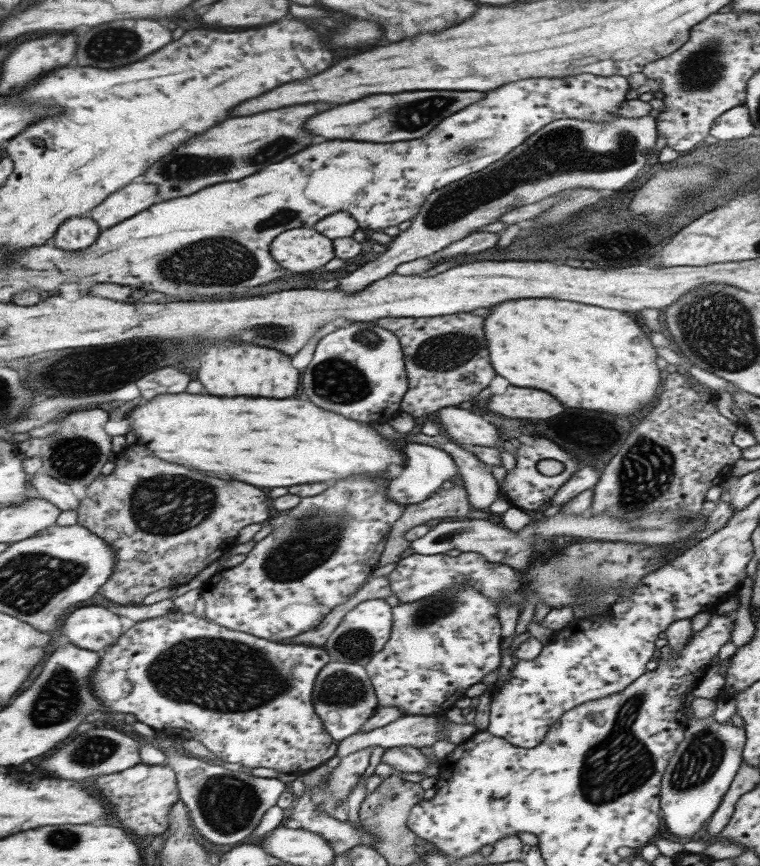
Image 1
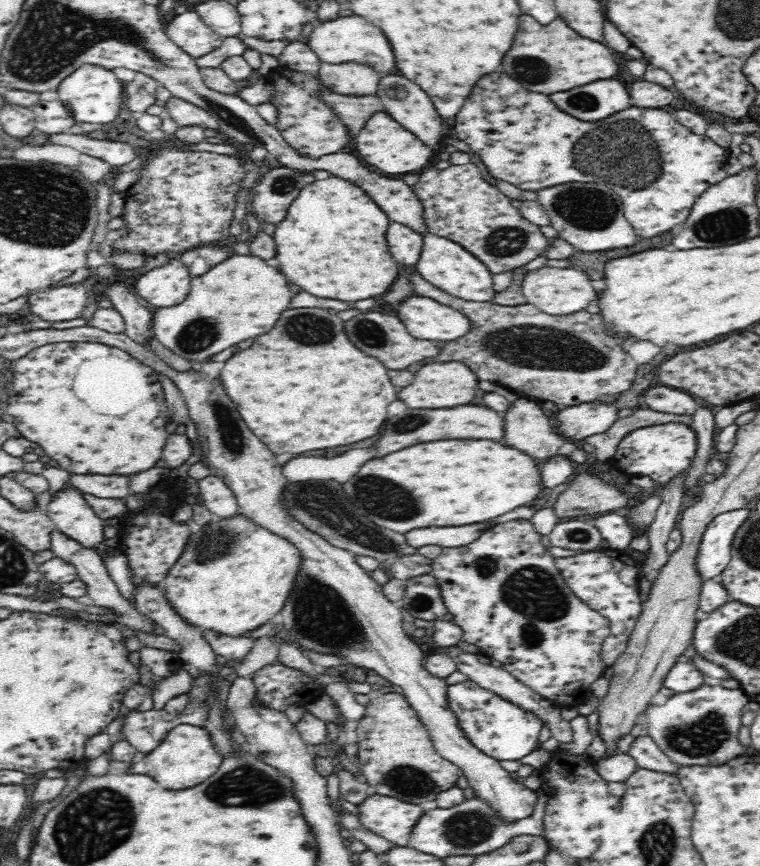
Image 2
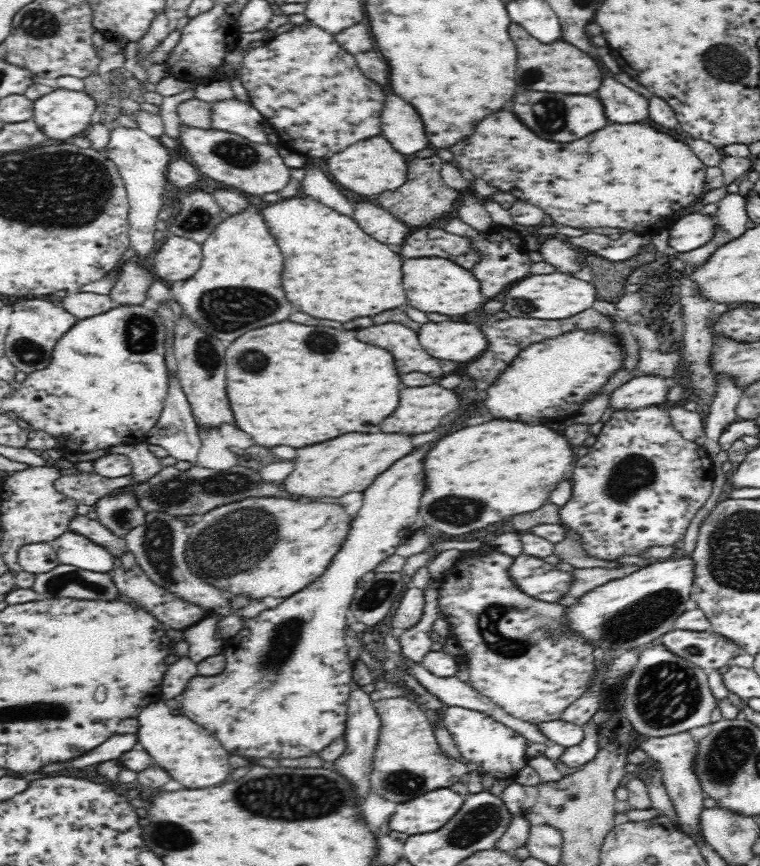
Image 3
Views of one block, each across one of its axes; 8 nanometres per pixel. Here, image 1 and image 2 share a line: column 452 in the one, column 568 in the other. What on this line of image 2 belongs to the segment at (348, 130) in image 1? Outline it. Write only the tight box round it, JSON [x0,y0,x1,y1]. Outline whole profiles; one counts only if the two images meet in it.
[550,78,632,122]

